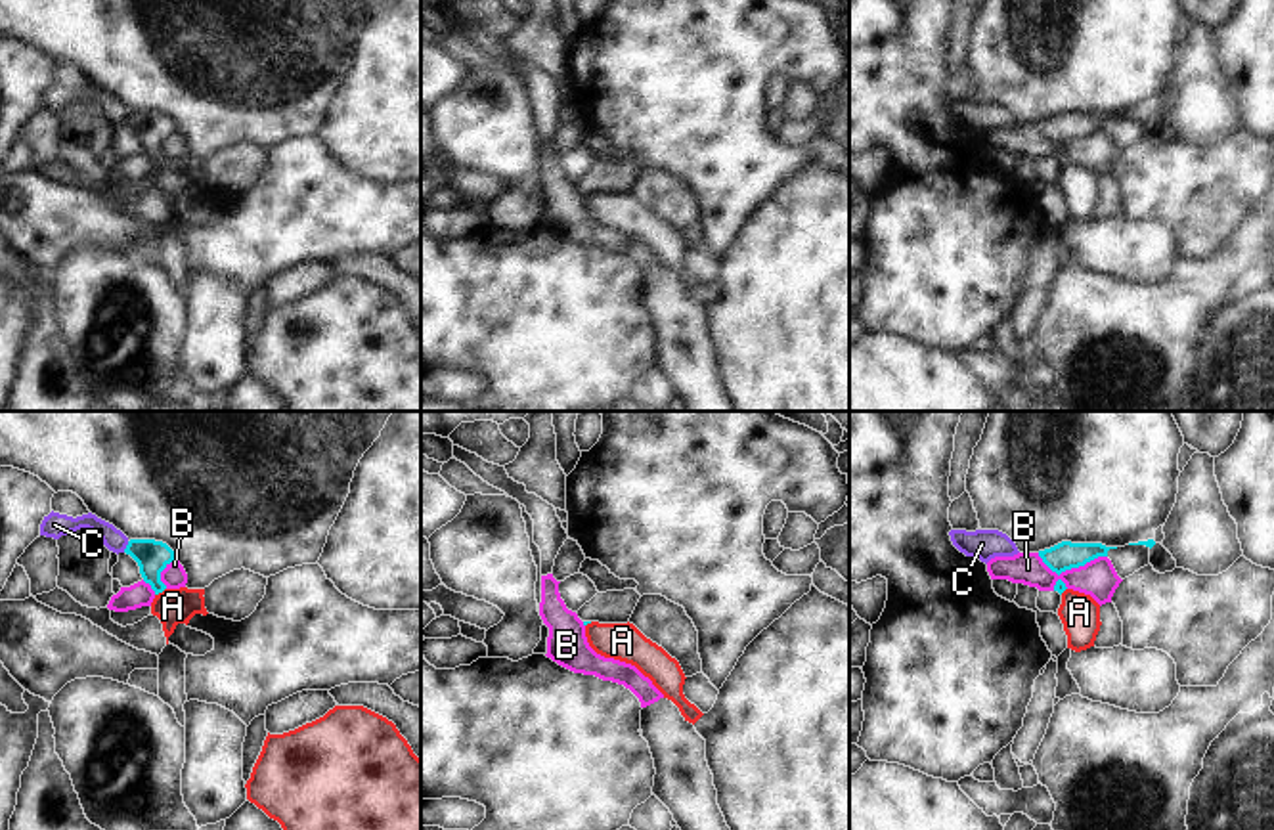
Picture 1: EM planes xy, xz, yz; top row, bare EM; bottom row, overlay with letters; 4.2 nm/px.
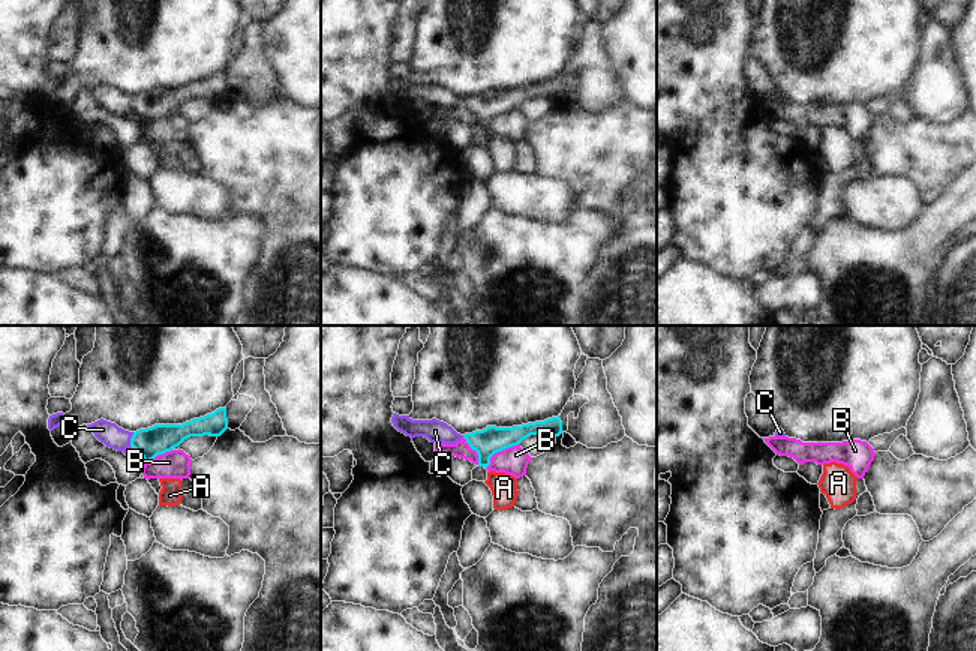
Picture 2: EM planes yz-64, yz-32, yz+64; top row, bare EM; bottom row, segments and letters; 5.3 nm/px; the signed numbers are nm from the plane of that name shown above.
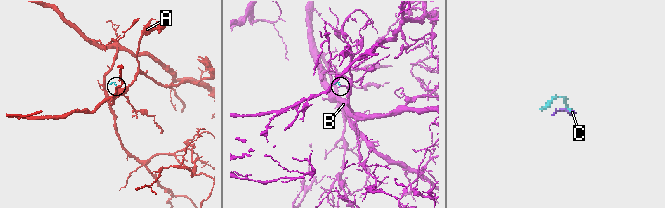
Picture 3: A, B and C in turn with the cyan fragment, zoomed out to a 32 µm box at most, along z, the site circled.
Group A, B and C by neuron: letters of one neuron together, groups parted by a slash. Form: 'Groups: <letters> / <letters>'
Groups: A / B / C.

